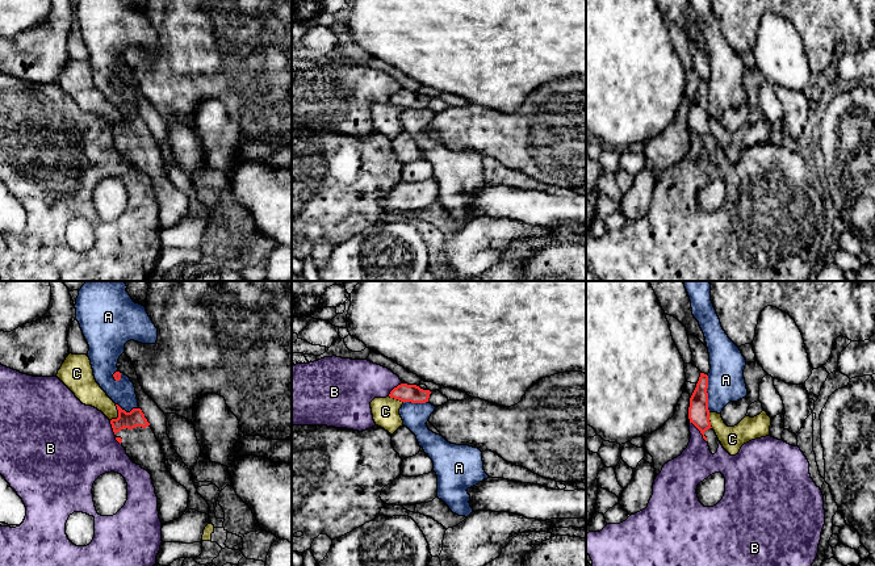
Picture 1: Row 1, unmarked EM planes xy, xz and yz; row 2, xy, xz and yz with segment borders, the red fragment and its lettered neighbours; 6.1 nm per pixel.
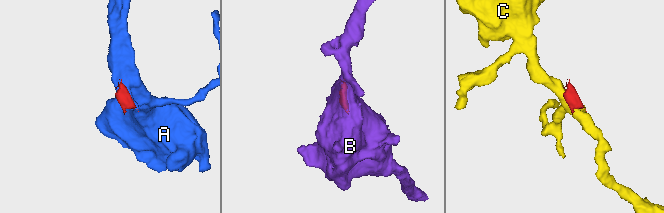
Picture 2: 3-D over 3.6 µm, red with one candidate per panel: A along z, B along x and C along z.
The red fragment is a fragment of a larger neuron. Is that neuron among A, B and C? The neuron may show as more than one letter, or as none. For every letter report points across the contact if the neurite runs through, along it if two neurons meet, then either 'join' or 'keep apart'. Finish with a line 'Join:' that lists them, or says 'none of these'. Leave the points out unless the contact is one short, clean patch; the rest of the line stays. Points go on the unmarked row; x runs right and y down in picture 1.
A: keep apart
B: along yz (690, 128), (706, 147) | keep apart
C: along xy (114, 110), (117, 122), (111, 126) | keep apart
Join: none of these

